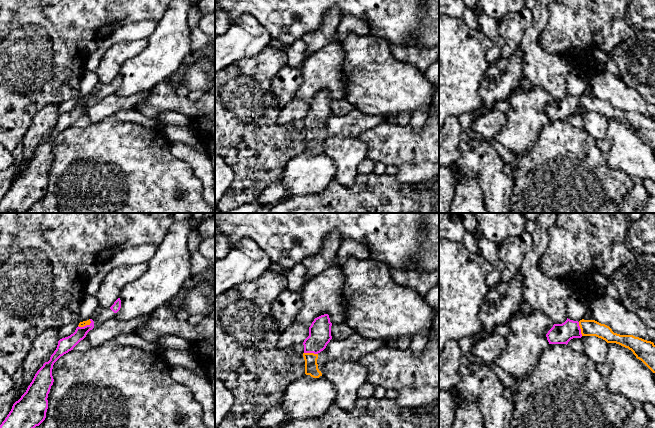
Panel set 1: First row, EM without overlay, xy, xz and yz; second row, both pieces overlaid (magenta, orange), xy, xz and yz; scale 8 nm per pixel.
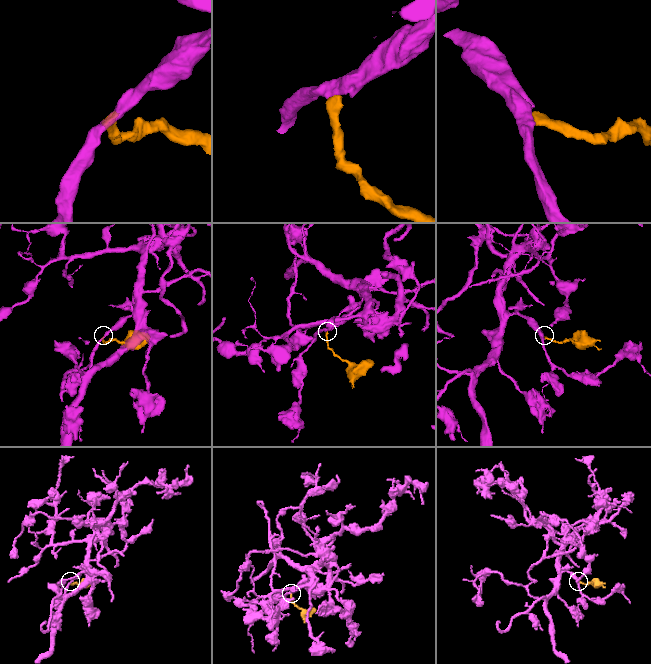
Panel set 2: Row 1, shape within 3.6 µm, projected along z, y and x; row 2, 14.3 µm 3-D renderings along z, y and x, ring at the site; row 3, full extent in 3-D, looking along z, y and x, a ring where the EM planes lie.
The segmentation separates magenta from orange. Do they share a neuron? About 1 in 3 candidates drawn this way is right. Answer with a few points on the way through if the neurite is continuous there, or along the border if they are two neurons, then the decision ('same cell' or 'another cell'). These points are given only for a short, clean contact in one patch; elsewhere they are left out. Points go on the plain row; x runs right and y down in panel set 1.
runs through xz (319, 112), (312, 122), (311, 128), (311, 143); same cell

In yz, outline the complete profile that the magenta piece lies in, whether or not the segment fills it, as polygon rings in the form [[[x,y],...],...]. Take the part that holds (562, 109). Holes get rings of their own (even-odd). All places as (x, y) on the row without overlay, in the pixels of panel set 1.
[[[567,94],[562,100],[554,100],[546,110],[549,120],[568,120],[573,114],[596,112],[607,119],[616,119],[633,128],[653,149],[655,149],[655,121],[633,111],[620,111],[595,96],[573,97]]]

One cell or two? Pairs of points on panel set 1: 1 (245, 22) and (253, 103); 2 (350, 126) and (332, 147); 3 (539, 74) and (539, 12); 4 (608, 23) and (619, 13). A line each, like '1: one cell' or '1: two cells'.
1: two cells
2: two cells
3: one cell
4: one cell

